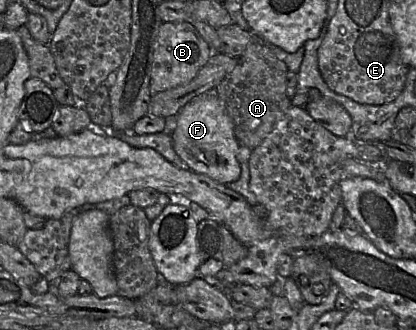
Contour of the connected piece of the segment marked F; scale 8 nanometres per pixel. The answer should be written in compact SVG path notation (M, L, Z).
M216 88L195 96L179 110L172 140L178 156L194 172L223 185L240 177L241 166L237 160L240 144L235 136L233 121L217 96Z

